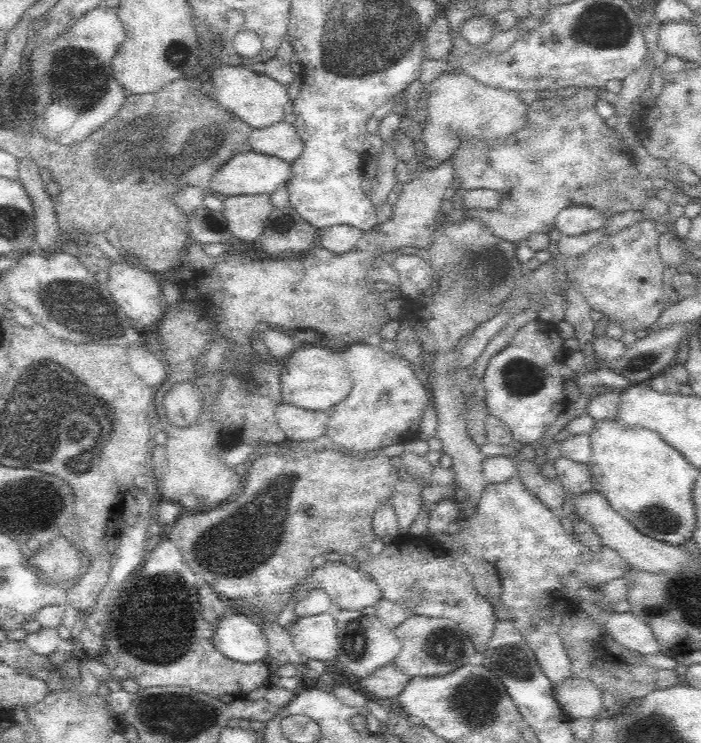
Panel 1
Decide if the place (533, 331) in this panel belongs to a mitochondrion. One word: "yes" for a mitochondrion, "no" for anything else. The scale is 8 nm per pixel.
no

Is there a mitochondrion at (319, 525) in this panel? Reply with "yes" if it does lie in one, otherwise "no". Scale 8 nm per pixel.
no

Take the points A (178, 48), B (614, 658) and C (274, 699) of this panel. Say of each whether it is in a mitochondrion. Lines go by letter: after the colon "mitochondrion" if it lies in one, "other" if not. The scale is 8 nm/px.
A: other
B: other
C: other

